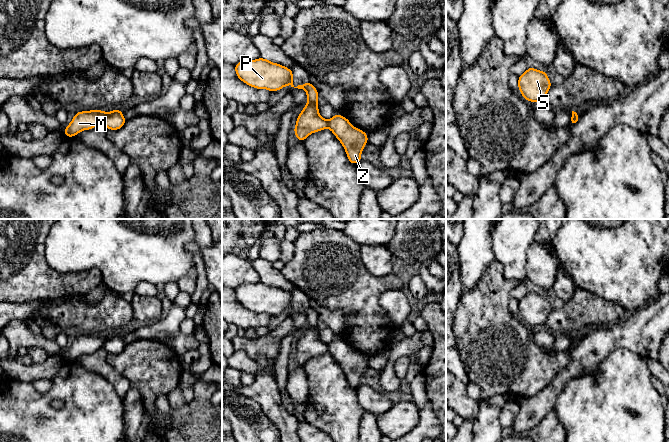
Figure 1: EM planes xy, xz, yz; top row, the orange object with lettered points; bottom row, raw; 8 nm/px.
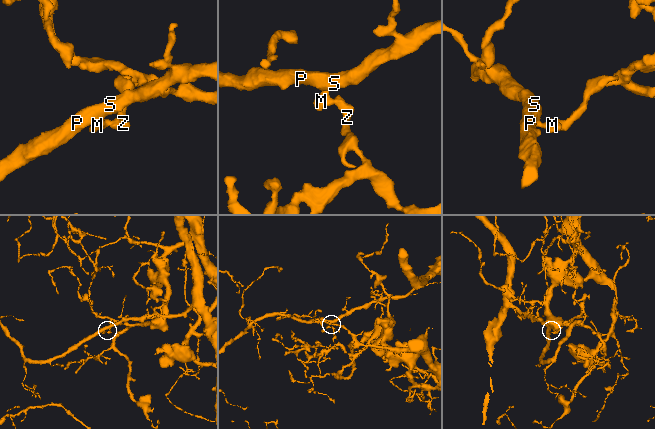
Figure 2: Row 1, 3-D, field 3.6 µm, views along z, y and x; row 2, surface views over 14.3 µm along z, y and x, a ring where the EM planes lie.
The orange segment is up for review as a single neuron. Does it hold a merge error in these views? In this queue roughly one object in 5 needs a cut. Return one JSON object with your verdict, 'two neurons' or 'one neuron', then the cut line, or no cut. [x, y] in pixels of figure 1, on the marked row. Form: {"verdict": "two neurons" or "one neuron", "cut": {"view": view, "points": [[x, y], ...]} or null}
{"verdict": "two neurons", "cut": {"view": "xy", "points": [[107, 113], [102, 122]]}}

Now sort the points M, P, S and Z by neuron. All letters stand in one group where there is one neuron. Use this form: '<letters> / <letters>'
M P S / Z

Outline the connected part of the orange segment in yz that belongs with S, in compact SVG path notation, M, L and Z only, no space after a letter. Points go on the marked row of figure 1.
M529 67L518 77L518 89L526 101L539 102L546 98L552 83L545 71Z

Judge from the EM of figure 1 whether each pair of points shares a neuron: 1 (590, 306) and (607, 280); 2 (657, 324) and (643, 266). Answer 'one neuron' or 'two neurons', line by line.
1: two neurons
2: two neurons

